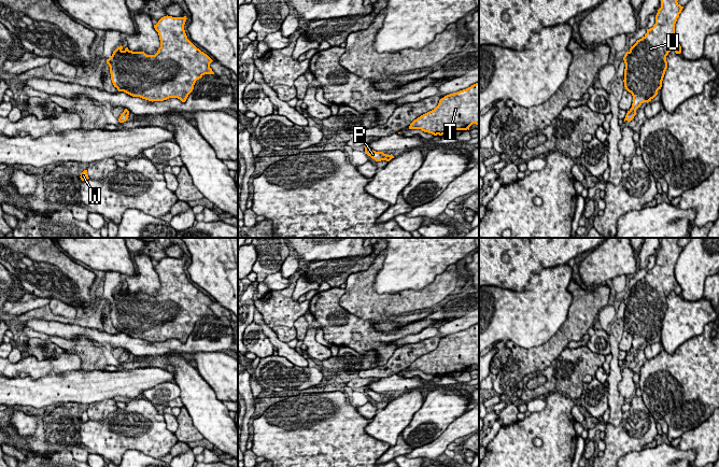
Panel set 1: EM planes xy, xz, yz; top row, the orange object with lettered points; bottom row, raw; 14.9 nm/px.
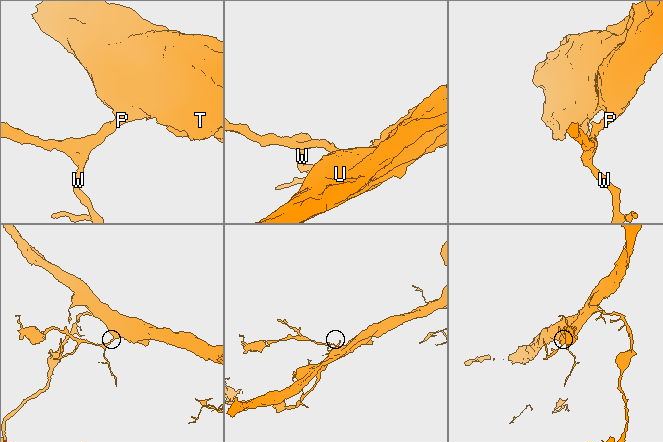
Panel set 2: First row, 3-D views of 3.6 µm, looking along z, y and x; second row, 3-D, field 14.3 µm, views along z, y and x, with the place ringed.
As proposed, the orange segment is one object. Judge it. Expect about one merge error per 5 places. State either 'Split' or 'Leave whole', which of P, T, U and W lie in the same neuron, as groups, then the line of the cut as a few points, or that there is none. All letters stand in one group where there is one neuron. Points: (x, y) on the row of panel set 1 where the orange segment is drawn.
Leave whole. Groups: P T U W. No split

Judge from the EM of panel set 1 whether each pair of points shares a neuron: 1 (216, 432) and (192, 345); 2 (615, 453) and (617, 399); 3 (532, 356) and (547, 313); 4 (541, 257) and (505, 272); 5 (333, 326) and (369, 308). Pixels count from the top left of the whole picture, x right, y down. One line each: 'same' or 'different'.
1: different
2: different
3: different
4: same
5: different

